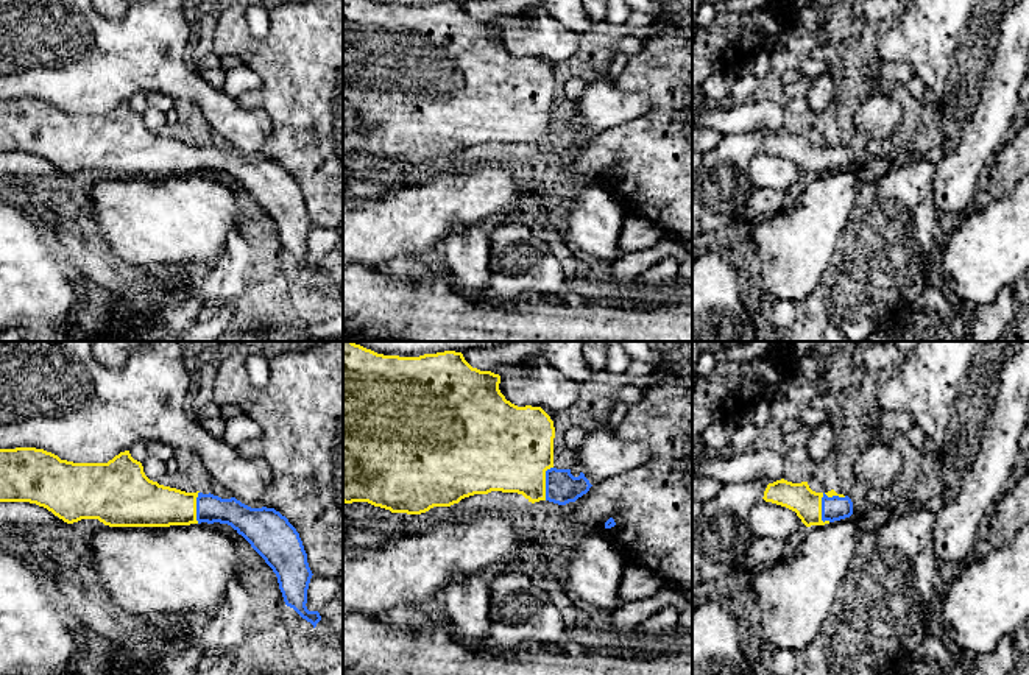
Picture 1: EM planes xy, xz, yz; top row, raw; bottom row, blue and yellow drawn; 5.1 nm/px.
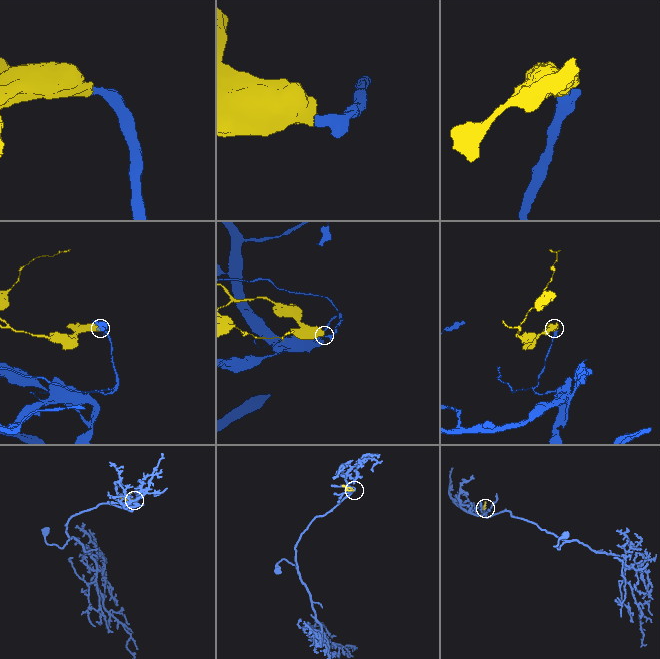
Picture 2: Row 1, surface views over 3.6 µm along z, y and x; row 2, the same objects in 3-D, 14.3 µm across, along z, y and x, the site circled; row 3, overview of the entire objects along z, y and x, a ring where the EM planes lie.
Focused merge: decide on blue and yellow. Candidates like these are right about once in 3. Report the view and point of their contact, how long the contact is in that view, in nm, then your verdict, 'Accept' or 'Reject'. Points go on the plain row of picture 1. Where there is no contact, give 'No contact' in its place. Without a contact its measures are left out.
Touches blue at yz (822, 150). Shared border 180 nm. Accept

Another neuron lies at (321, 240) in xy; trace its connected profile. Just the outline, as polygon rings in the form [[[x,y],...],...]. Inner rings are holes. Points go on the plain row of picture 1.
[[[312,226],[309,240],[307,240],[307,260],[320,262],[327,253],[340,246],[343,239],[338,234],[338,229],[326,229],[320,226]]]

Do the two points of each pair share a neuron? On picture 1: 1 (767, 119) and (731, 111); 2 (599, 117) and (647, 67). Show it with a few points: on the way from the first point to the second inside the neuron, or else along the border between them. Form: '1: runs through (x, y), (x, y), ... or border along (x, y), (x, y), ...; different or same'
1: runs through (758, 117), (741, 117); same
2: border along (613, 81), (622, 91), (641, 92), (650, 113); different

